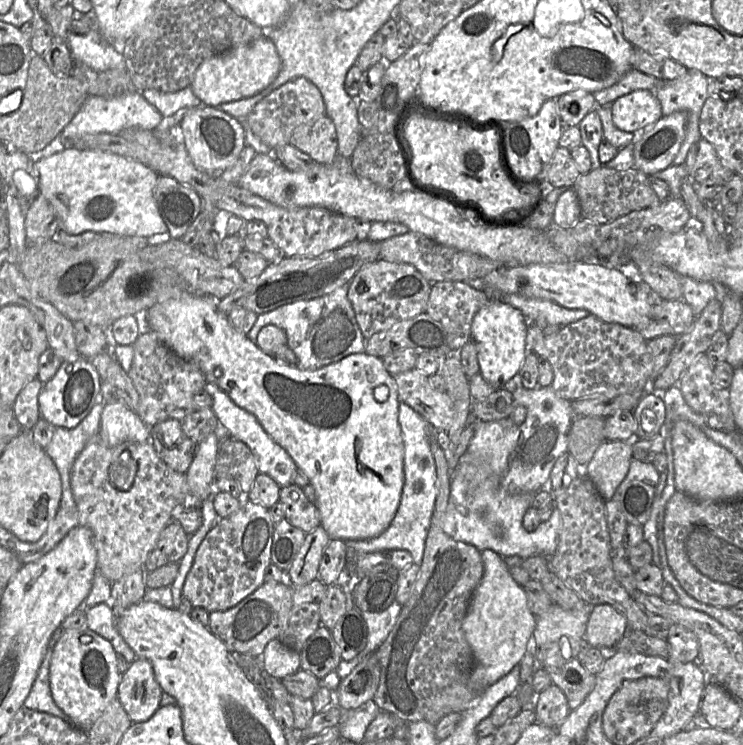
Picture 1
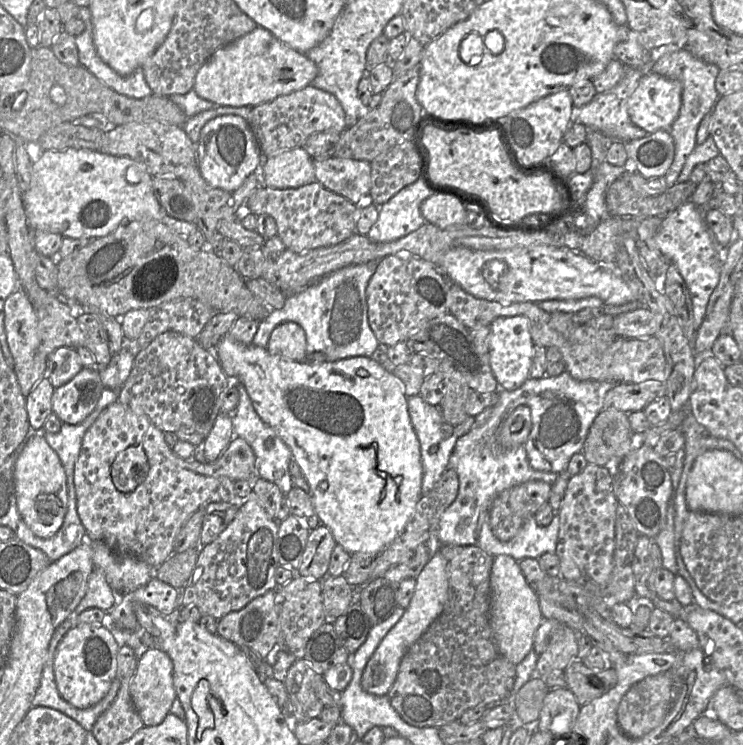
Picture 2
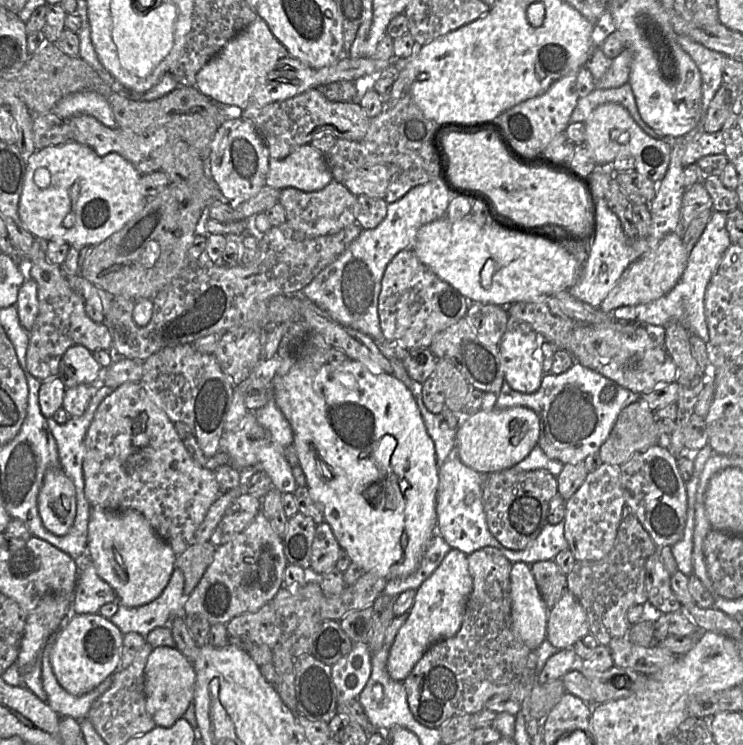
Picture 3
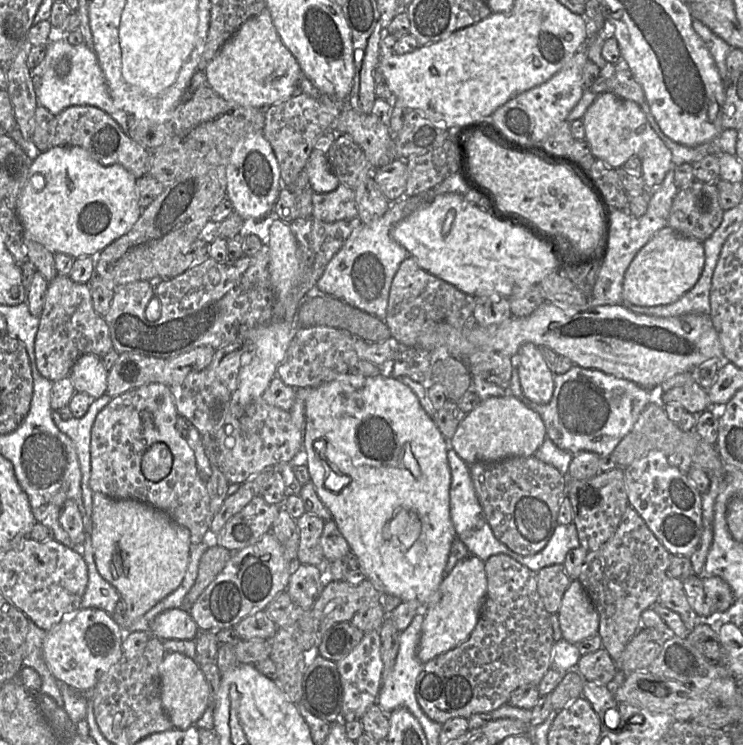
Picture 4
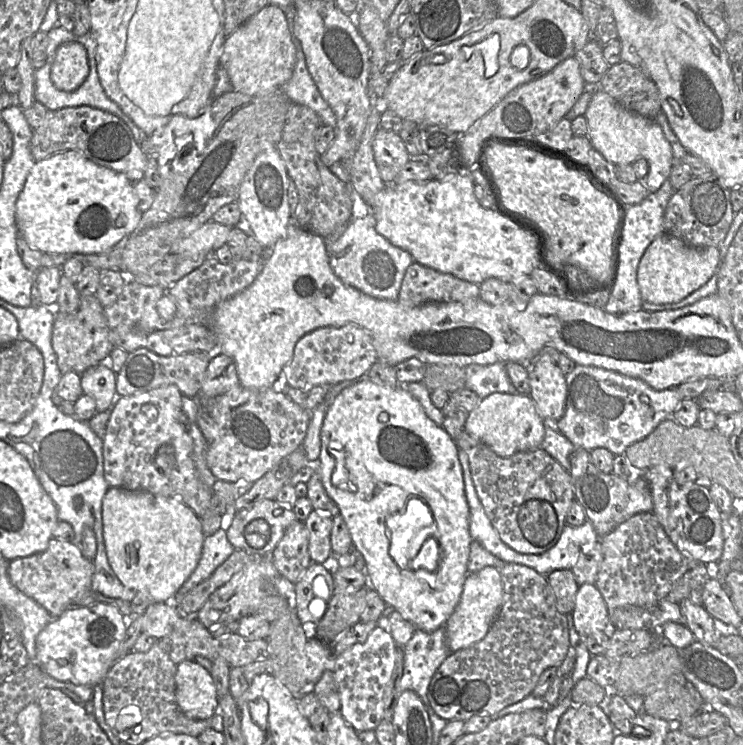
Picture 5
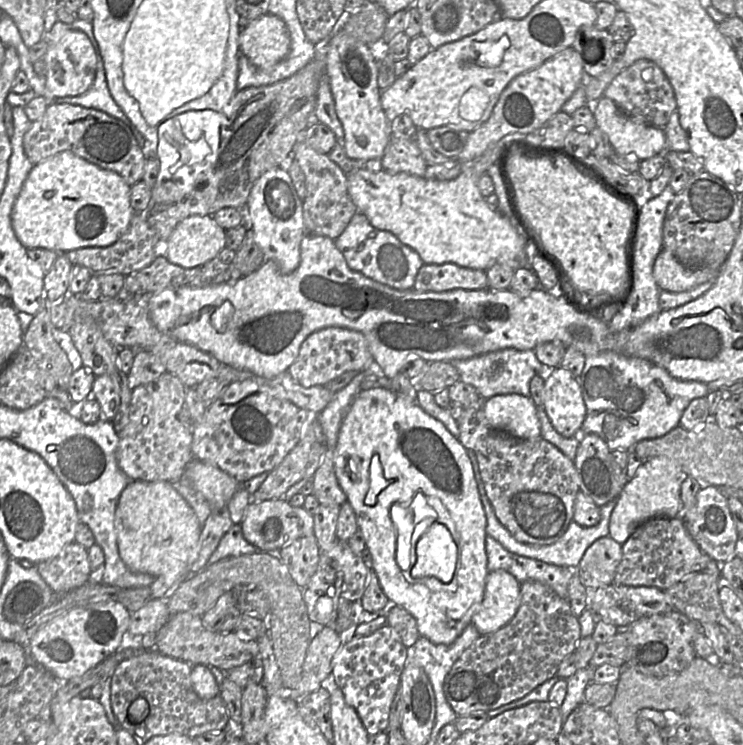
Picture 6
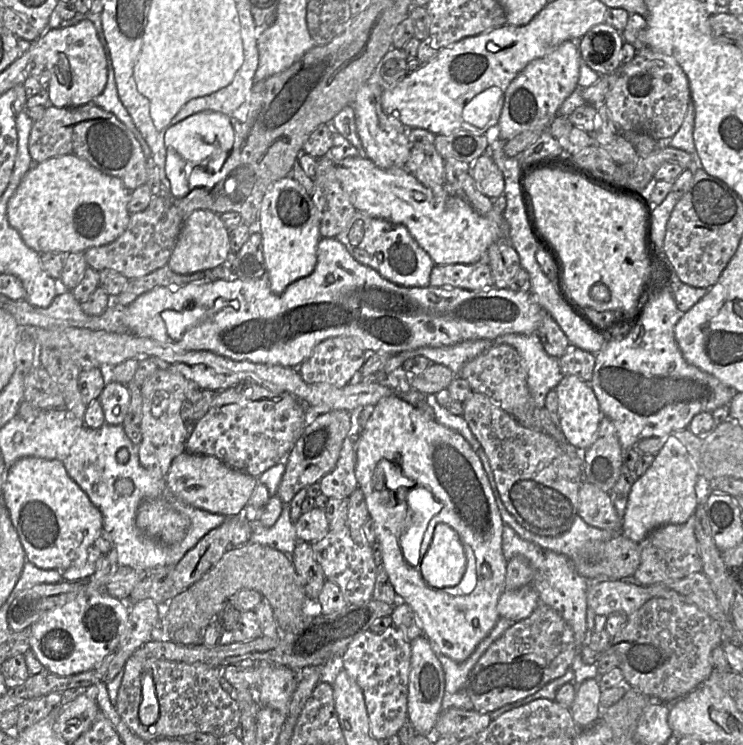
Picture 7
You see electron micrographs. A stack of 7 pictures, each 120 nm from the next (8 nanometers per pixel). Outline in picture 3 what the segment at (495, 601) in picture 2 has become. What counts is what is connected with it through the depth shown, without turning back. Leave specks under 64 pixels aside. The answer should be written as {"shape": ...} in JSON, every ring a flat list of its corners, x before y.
{"shape":[[512,564,510,572,511,620,514,634,532,650,547,636,549,610,537,587,530,565]]}

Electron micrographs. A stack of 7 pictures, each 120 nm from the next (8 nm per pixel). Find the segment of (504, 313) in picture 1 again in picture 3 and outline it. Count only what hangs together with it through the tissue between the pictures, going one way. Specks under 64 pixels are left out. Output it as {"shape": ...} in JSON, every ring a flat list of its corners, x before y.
{"shape":[[511,323,498,347,504,380,523,394,532,394,541,386,544,376,541,340,526,323]]}

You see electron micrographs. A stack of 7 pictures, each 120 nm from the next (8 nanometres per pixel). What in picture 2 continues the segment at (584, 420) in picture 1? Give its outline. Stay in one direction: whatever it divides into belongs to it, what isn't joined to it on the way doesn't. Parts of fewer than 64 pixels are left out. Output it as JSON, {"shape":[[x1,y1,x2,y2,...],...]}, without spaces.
{"shape":[[615,408,603,409,590,427,581,453,592,465,616,463,618,457,631,451,633,435,628,413]]}

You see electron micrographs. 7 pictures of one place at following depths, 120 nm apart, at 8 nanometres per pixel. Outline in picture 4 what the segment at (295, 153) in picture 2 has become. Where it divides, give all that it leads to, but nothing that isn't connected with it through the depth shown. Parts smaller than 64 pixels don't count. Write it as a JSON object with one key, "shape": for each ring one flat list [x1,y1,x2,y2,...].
{"shape":[[315,148,306,163,305,172,314,193,324,194,332,192,340,184,330,168,326,155]]}

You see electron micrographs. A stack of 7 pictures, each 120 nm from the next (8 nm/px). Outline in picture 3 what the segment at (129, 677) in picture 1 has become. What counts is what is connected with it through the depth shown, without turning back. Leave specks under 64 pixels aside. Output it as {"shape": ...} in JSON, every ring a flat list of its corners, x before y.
{"shape":[[160,646,153,648,148,656,144,671,144,692,146,710,156,726,168,728,184,713,193,701,196,674,192,665,175,647]]}

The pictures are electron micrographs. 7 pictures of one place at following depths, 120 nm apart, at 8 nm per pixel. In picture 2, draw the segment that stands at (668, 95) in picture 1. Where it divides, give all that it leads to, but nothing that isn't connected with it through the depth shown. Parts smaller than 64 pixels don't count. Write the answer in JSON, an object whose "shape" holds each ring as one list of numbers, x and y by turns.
{"shape":[[673,44,660,46,661,52,654,61,648,61,647,64,639,70,642,74,657,73,669,79,677,80,682,85,682,103,679,114,671,125,670,133,674,140,675,156,673,163,664,176,667,188,674,186,683,169,686,159,696,146,696,134,703,118,711,113,719,94,715,88,716,78,720,69,711,63,707,63,691,52]]}

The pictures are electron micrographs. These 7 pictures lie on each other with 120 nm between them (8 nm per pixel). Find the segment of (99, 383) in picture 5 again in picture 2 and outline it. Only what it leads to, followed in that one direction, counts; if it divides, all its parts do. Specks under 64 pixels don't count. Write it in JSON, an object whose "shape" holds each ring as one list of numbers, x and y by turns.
{"shape":[[59,347,47,357,45,377,54,388,69,382,84,368,75,348]]}

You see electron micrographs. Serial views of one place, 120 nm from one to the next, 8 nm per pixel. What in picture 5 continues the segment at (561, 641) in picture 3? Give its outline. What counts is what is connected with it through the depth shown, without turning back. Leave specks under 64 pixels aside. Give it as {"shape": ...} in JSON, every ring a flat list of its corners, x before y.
{"shape":[[582,584,571,615,566,615,569,630,573,627,581,637,611,631,612,624,606,602,595,584]]}

